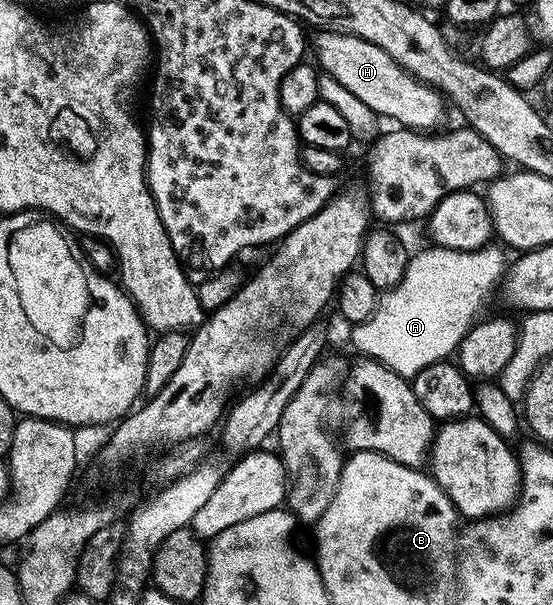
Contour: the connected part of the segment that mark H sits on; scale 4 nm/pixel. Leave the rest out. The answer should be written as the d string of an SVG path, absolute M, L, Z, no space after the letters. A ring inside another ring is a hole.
M319 30L314 35L316 56L314 59L318 67L336 79L341 86L345 86L354 97L365 102L378 117L388 116L404 129L435 128L434 124L443 116L444 97L430 84L424 84L422 80L410 76L396 60L385 54L385 50L381 50L381 46L373 46L373 42L365 42L365 38L347 36L343 32Z

